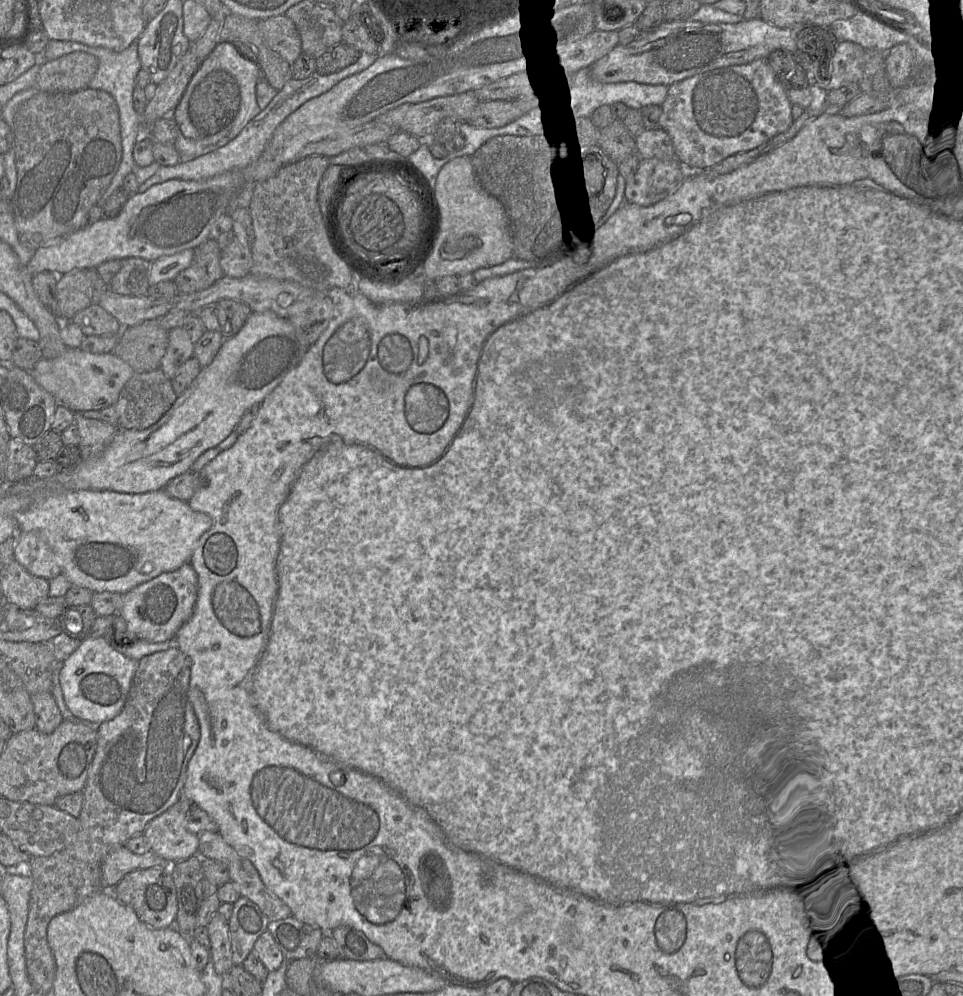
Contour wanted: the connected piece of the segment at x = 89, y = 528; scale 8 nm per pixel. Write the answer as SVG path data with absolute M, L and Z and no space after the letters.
M164 489L145 493L78 490L54 494L37 500L29 508L15 514L18 532L40 534L59 559L62 574L72 586L93 591L124 595L138 585L162 573L189 563L200 537L211 527L211 518L191 509L187 501L169 496Z

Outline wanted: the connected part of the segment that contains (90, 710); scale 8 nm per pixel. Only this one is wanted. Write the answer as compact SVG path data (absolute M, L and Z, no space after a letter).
M86 638L63 662L59 672L59 684L67 709L79 720L99 725L116 717L125 704L139 660L128 659L114 650L104 638Z

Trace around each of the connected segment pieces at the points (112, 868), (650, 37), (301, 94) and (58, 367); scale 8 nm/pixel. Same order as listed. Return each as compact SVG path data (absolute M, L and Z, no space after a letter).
M124 846L112 849L102 863L102 885L106 889L114 886L129 872L146 868L170 869L172 863L148 851L144 854L135 854Z
M761 18L756 19L743 19L742 21L734 24L729 23L701 23L698 21L691 20L679 20L679 21L664 21L658 27L647 32L640 32L639 36L627 44L619 43L613 50L611 50L607 55L596 61L589 69L588 75L601 82L612 83L612 82L627 82L634 81L643 84L652 84L652 85L665 85L670 86L674 83L680 82L684 79L693 77L695 75L711 71L716 68L733 66L733 65L742 65L747 64L758 59L767 59L767 57L775 50L785 50L792 54L795 54L798 51L797 48L797 36L798 34L805 29L807 26L818 26L815 24L794 24L788 28L779 28L774 26Z
M360 52L359 58L355 63L338 72L328 75L320 75L314 72L303 80L295 80L291 78L286 82L281 90L277 91L276 95L267 107L261 110L251 121L249 121L233 140L223 147L193 160L183 161L174 166L160 165L160 168L152 177L139 185L137 192L143 193L153 185L161 184L172 179L199 181L214 177L223 172L243 169L251 165L260 157L277 127L283 123L290 114L308 100L320 96L330 90L341 80L364 71L371 66L376 59L377 56Z
M68 348L57 358L41 358L30 373L36 383L60 404L73 412L82 412L114 406L134 372L129 364L113 353L93 354L81 348Z

